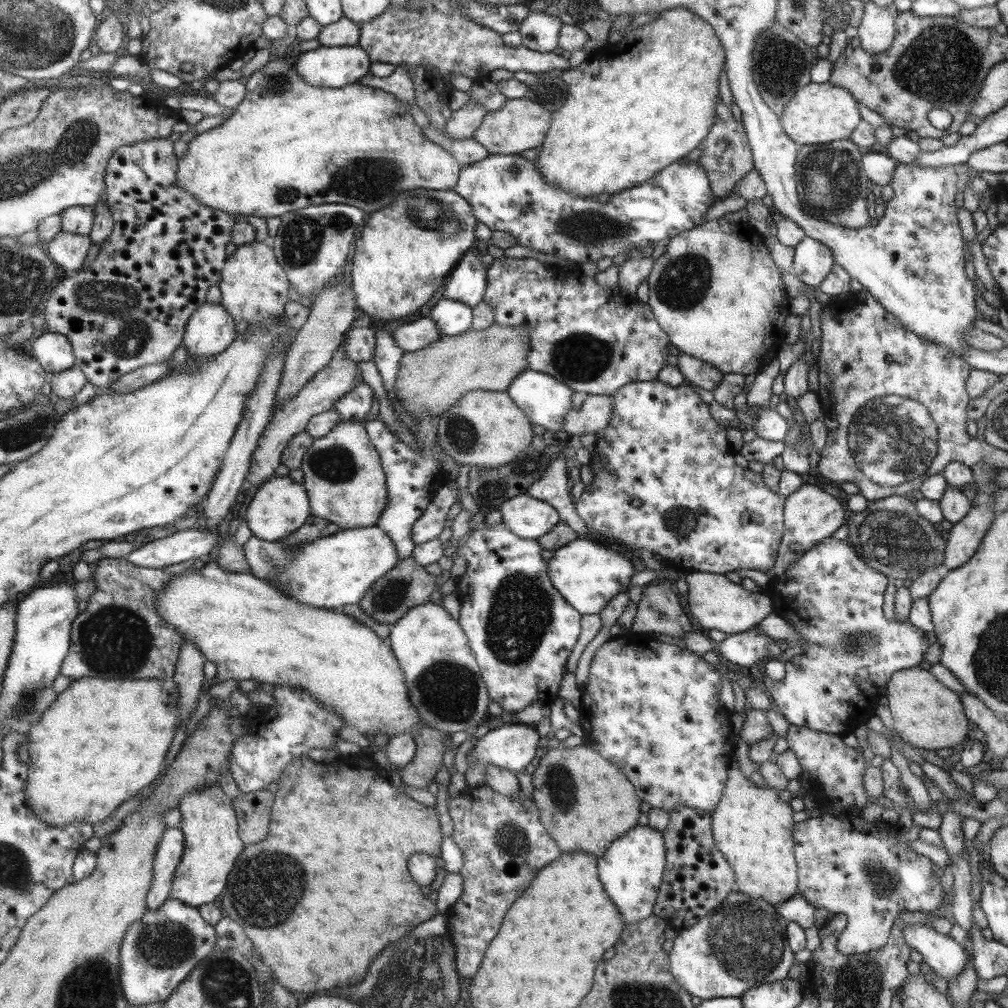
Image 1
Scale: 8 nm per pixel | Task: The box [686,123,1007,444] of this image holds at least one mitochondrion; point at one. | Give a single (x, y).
(829, 181)

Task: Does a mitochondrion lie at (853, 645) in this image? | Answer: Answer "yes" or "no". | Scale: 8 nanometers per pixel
yes

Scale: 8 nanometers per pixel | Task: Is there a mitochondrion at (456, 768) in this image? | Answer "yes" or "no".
no

